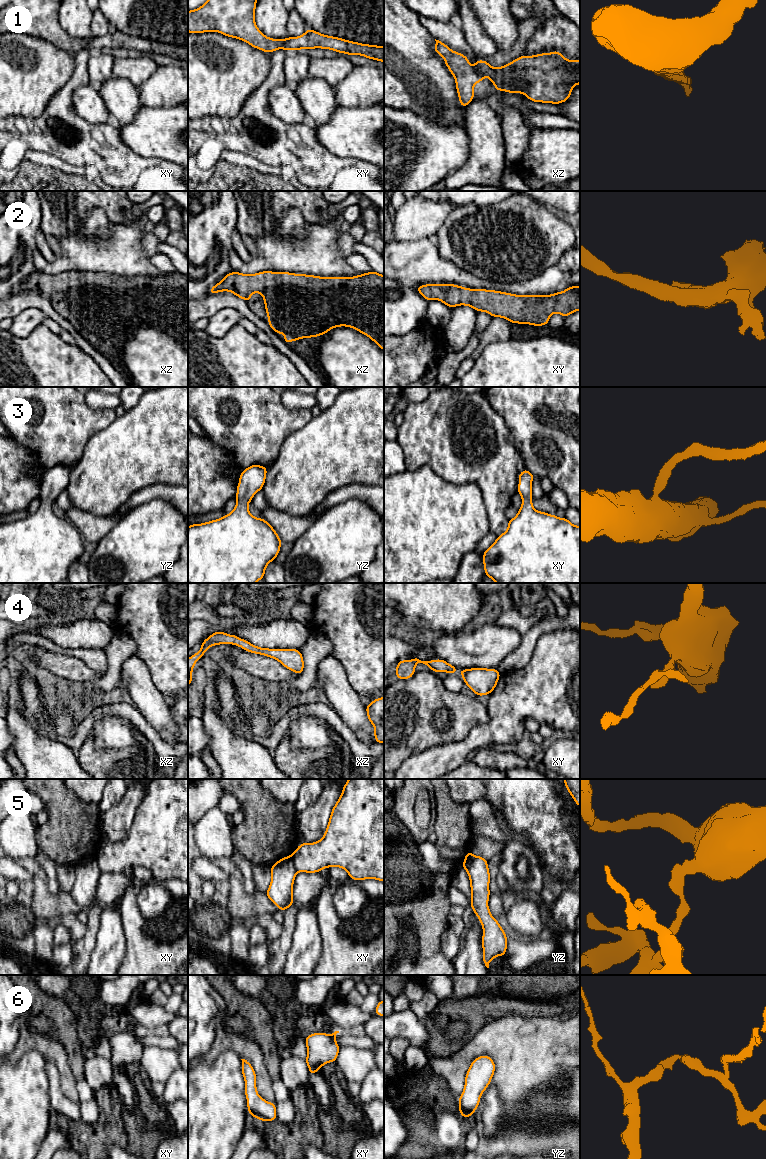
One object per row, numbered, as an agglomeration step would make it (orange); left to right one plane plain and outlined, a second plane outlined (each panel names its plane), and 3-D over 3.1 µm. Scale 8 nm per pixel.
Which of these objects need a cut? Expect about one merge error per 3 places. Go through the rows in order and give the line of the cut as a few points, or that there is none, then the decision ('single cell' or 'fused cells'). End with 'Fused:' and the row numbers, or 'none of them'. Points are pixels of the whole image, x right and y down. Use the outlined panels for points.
1: no cut | single cell
2: no cut | single cell
3: no cut | single cell
4: no cut | single cell
5: xy (291, 855), (294, 867), (298, 871) | fused cells
6: no cut | single cell
Fused: 5

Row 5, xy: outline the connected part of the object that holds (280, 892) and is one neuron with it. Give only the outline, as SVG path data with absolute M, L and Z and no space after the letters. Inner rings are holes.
M292 855L271 866L271 883L265 893L279 910L284 911L294 905L293 884L297 872Z

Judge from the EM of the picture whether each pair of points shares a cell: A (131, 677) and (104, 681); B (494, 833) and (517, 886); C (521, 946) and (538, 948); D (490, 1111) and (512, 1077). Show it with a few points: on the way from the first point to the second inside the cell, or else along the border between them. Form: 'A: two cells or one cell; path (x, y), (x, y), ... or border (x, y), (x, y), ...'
A: two cells; border (130, 656), (122, 664), (119, 677)
B: one cell; path (508, 845), (510, 872)
C: one cell; path (525, 948), (534, 948)
D: two cells; border (490, 1083), (497, 1090), (507, 1114), (521, 1106)

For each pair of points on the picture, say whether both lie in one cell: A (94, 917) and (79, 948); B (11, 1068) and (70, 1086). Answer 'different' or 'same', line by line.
A: same
B: different

